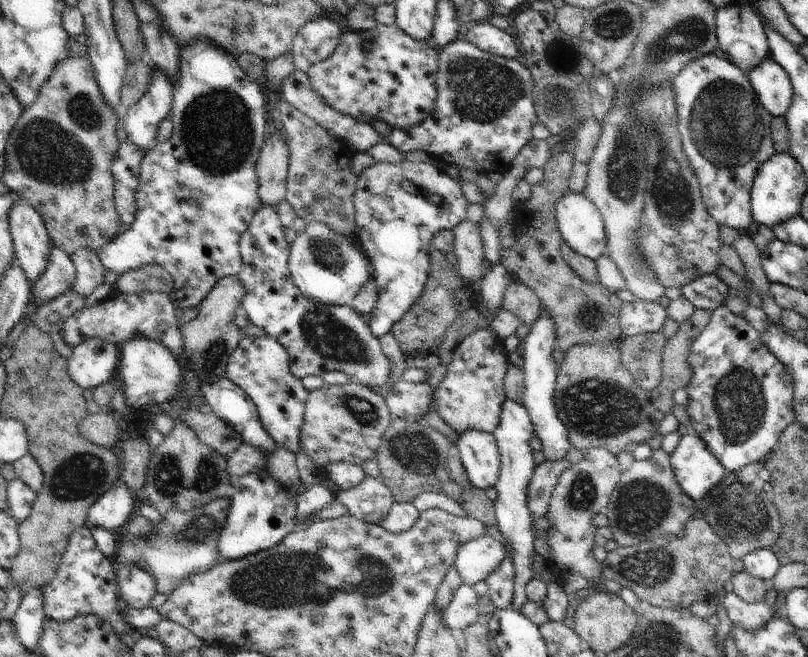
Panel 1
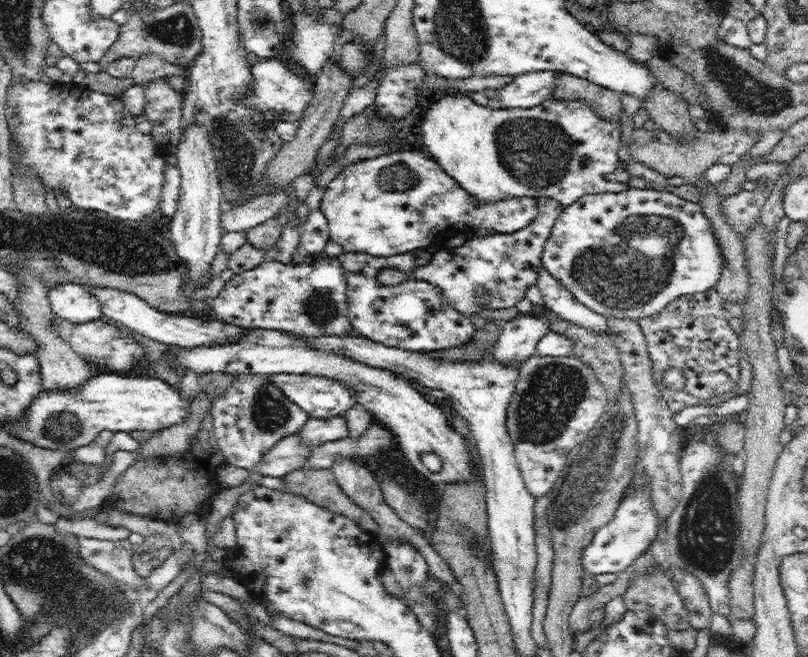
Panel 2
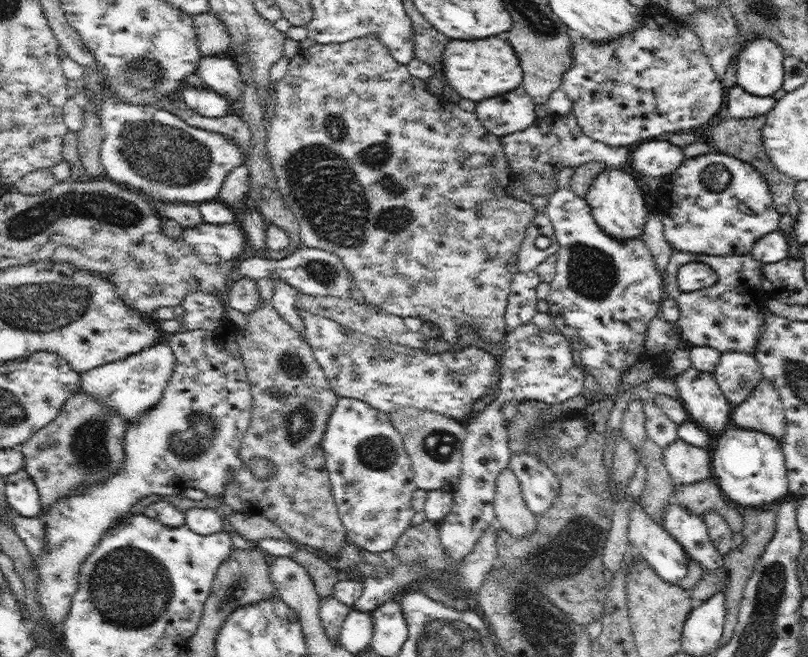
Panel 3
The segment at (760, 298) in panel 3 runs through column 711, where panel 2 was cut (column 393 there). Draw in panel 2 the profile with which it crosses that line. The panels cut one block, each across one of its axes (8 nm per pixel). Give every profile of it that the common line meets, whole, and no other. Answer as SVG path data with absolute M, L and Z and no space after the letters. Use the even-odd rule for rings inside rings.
M425 248L388 257L374 257L367 253L343 253L337 258L338 263L342 265L342 269L346 271L348 319L350 319L353 330L356 330L358 336L369 338L392 348L408 349L414 352L422 350L430 352L442 348L458 348L458 346L469 342L476 332L470 317L466 317L456 308L453 308L444 299L438 286L430 285L424 280L407 279L402 280L401 284L396 287L384 287L375 280L375 274L382 270L394 268L411 276L416 268L427 266L432 261L433 254L430 254Z

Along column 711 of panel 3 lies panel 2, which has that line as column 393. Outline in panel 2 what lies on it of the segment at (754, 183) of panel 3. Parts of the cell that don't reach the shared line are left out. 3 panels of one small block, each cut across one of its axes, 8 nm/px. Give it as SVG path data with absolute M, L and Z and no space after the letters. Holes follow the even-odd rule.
M399 148L390 154L364 158L352 163L344 167L322 193L320 209L328 221L330 240L342 246L344 253L367 253L374 257L395 256L431 244L440 245L452 235L470 235L477 227L511 234L528 226L538 214L537 199L534 197L514 197L494 202L478 201L424 150L400 152Z

